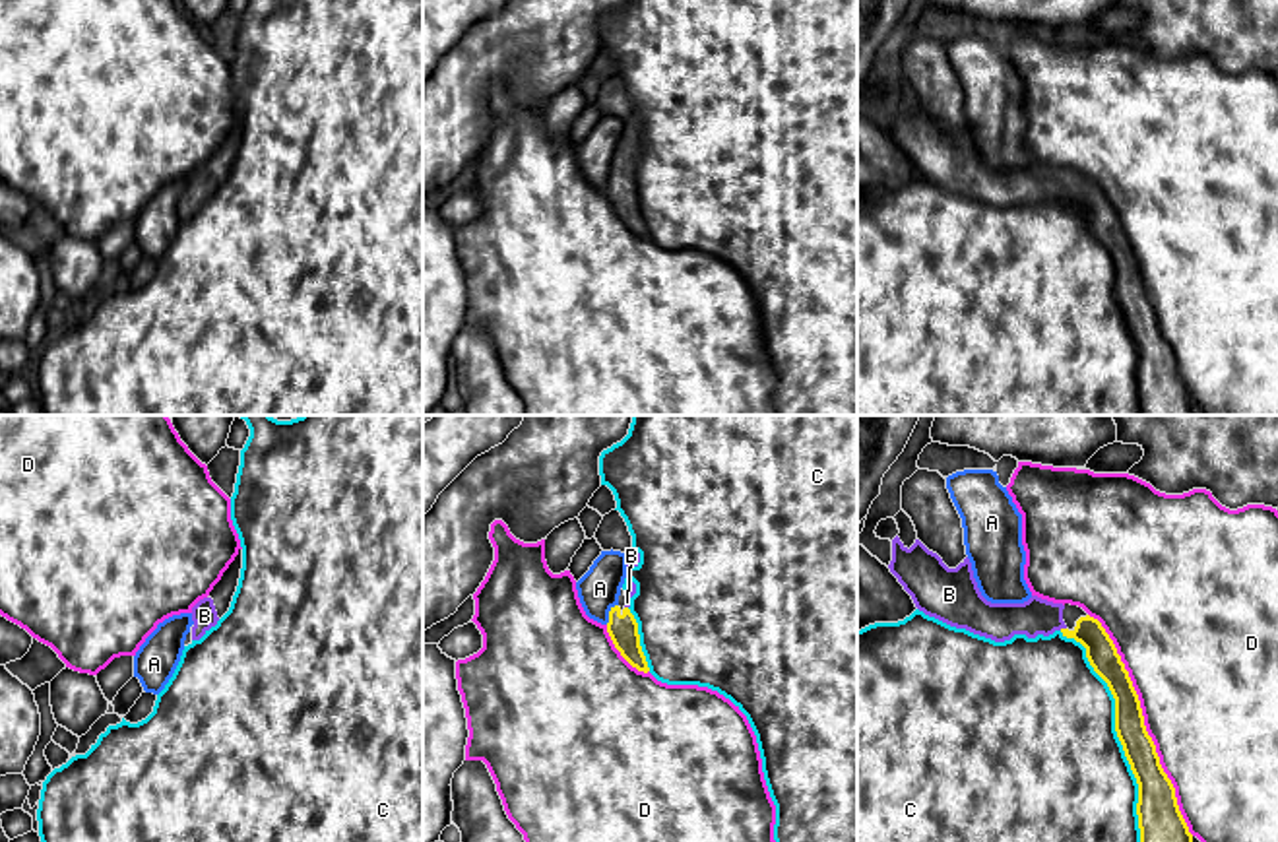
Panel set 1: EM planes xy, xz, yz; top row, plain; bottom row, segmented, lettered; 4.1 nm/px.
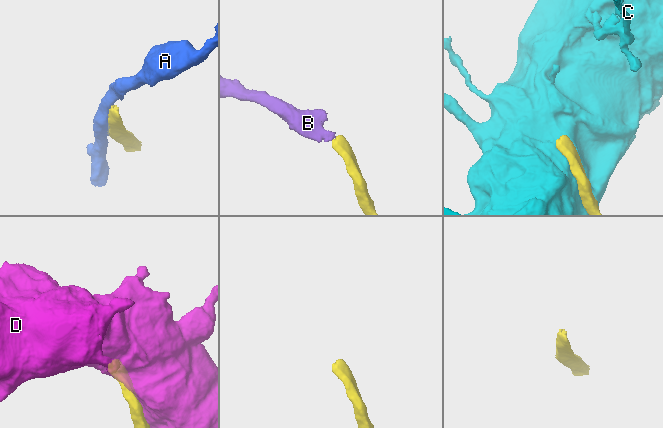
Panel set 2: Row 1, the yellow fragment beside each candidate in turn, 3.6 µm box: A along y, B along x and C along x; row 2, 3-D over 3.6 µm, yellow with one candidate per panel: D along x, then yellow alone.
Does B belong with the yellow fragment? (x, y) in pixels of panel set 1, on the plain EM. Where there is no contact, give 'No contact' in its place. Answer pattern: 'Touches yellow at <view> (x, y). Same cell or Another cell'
Touches yellow at yz (1061, 194). Same cell

